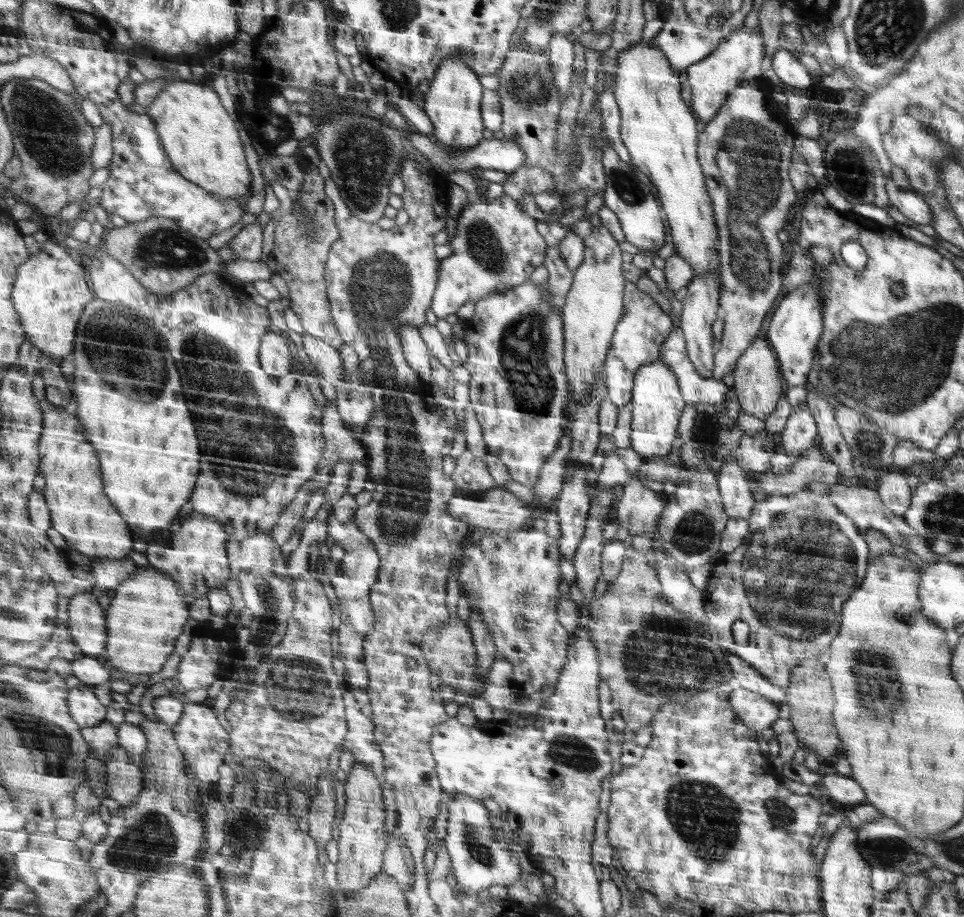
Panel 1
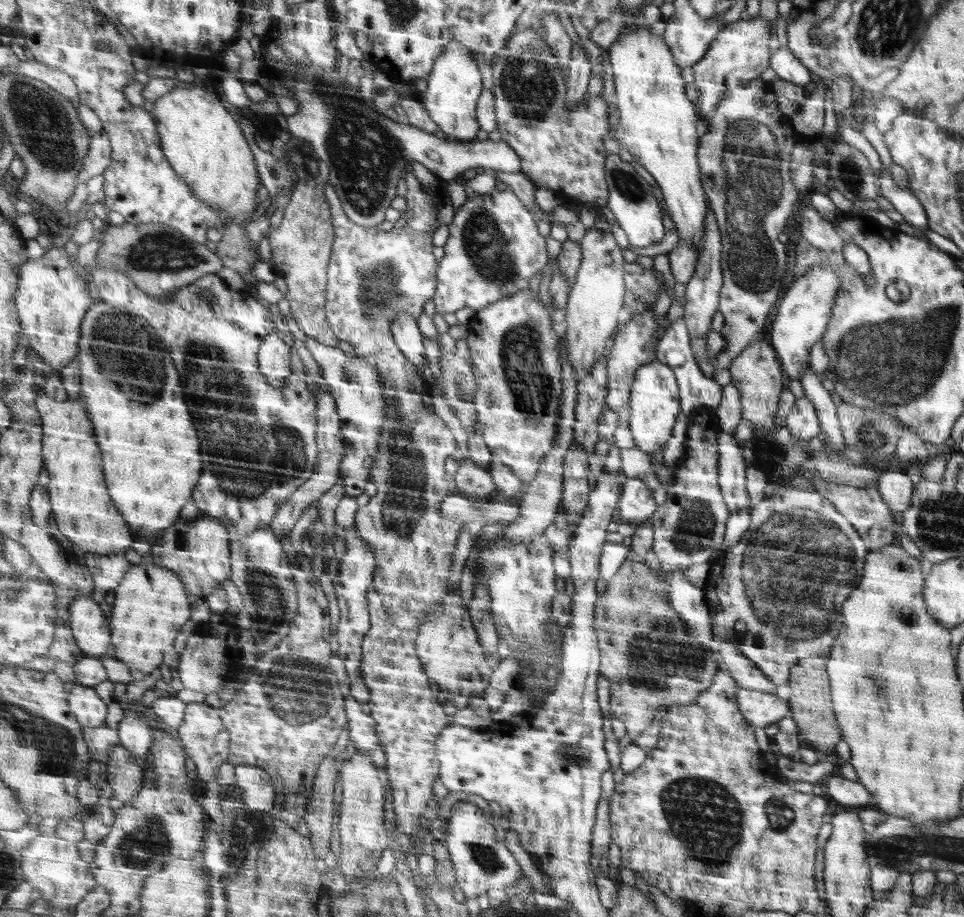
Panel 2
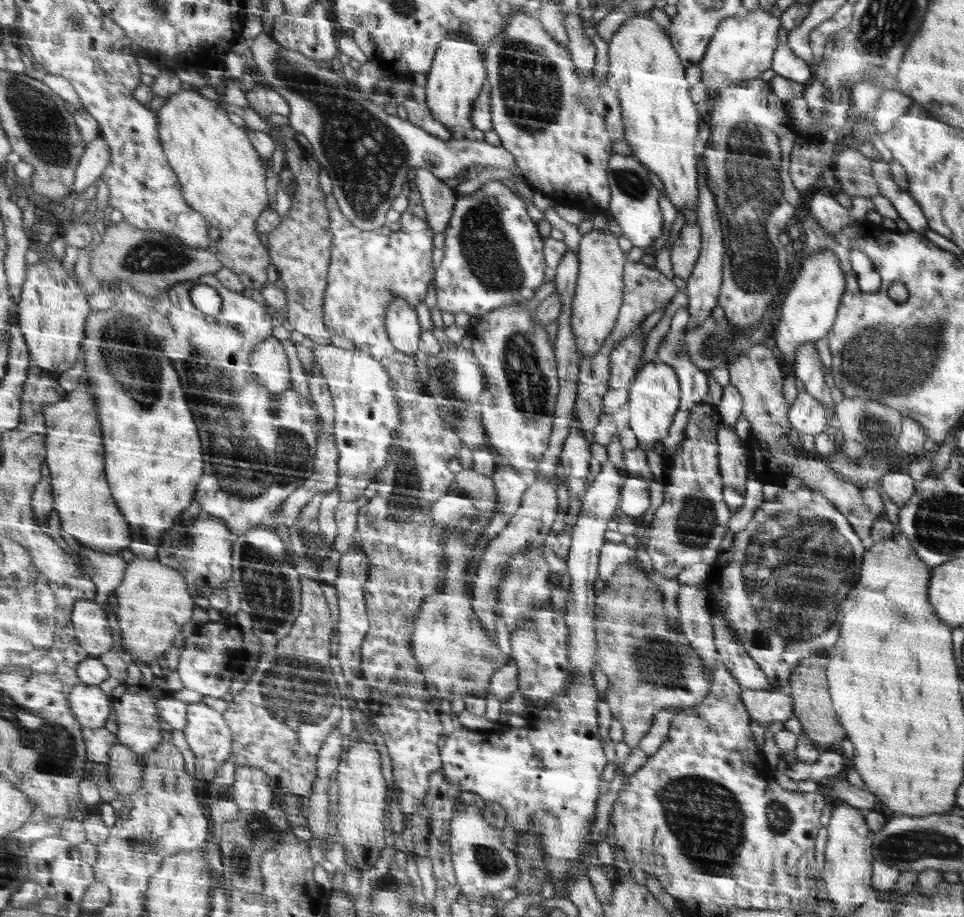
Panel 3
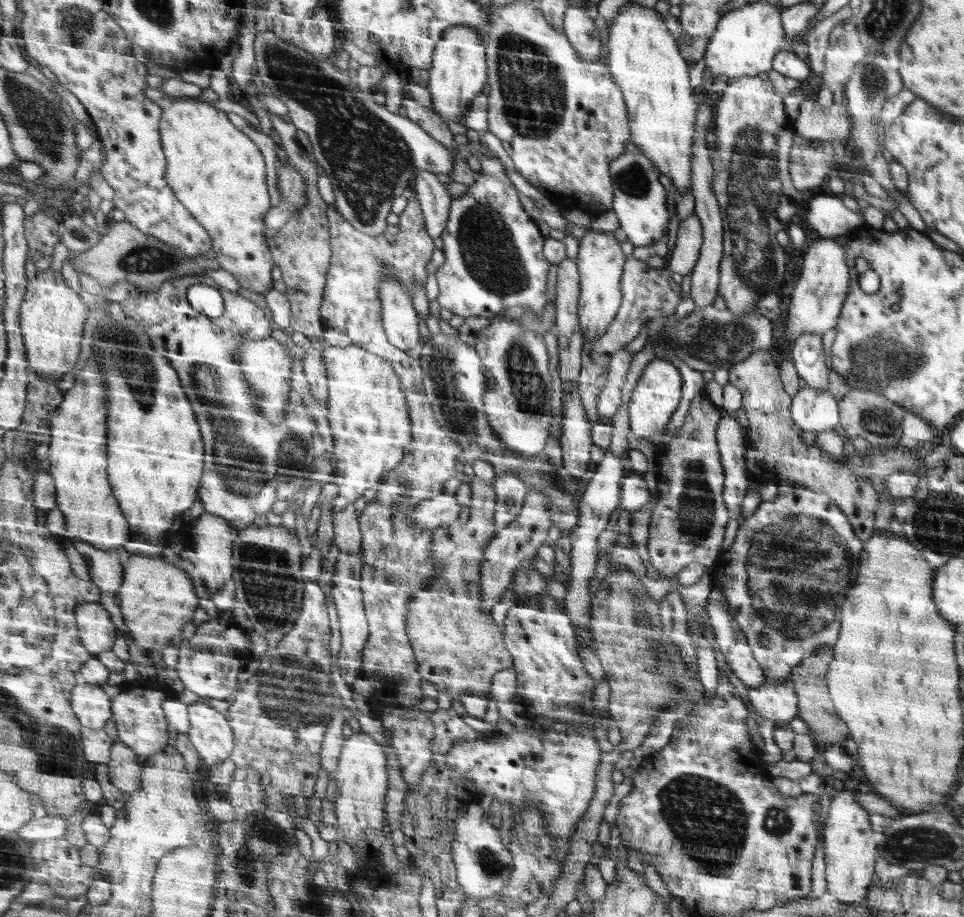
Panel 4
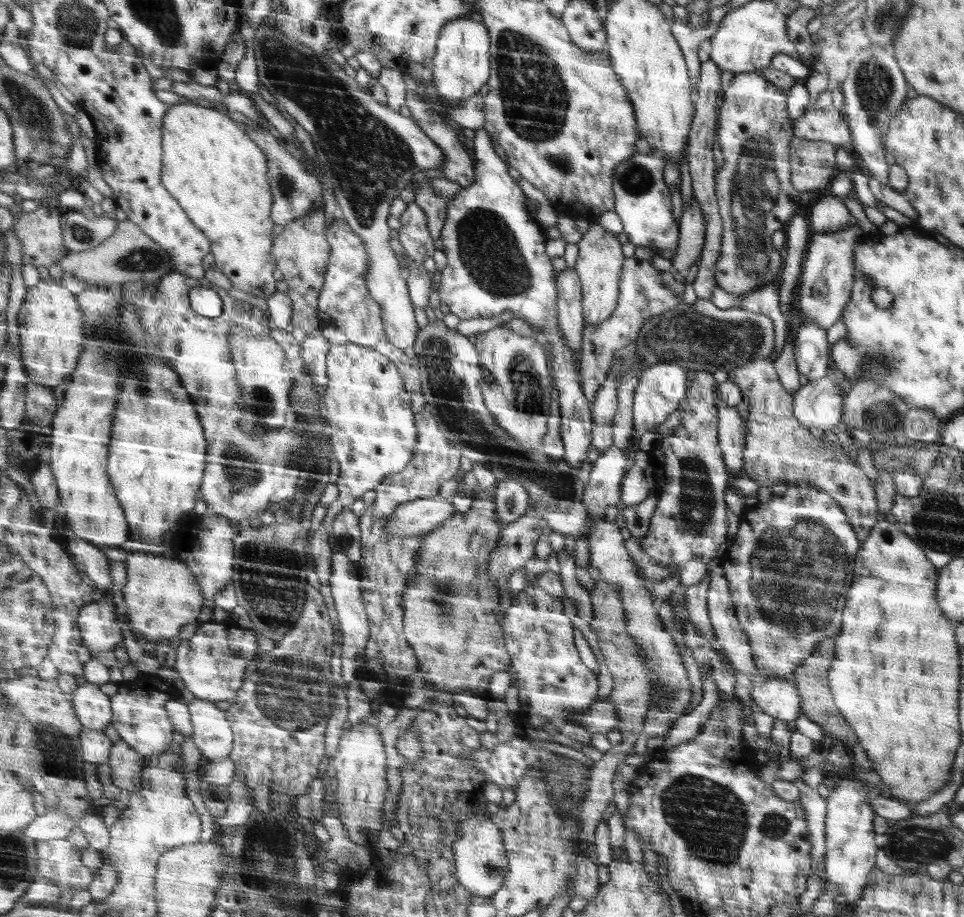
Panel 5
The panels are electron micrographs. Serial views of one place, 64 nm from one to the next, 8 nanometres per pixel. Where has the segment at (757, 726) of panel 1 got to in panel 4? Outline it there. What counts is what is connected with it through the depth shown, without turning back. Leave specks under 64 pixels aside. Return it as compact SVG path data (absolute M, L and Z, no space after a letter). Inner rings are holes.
M789 680L785 684L763 682L757 688L749 688L747 698L755 714L771 718L775 722L791 722L799 716L797 692L793 692L793 684Z

